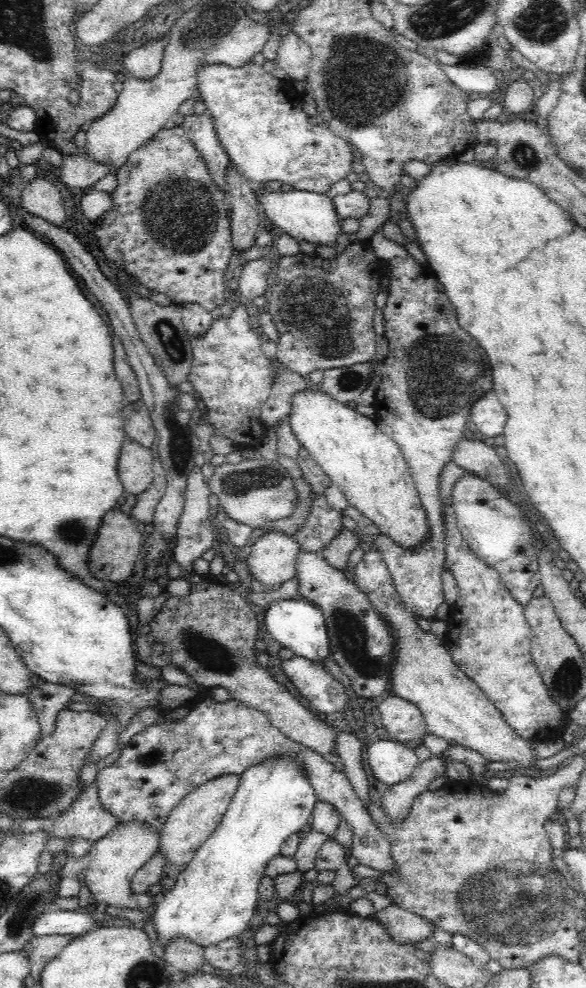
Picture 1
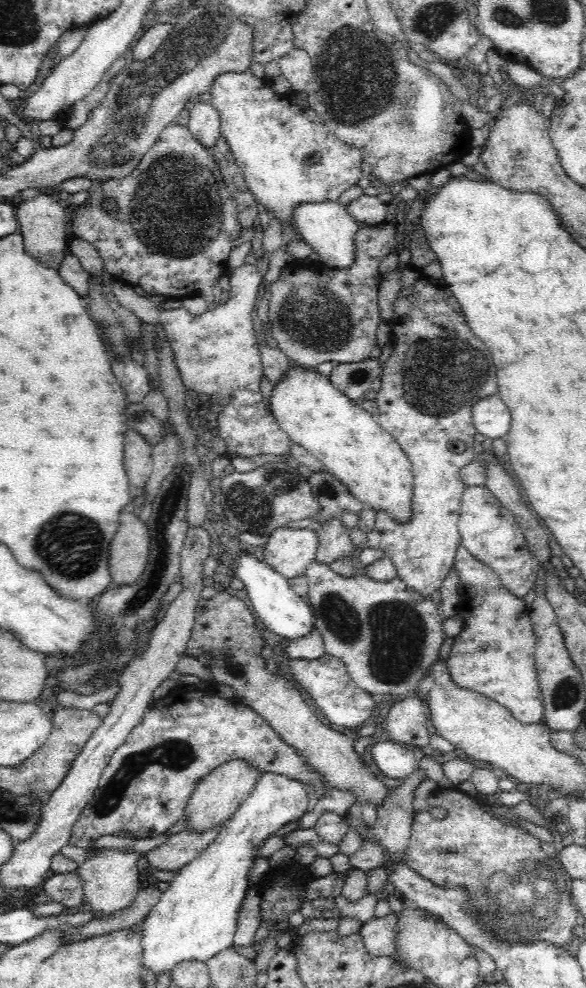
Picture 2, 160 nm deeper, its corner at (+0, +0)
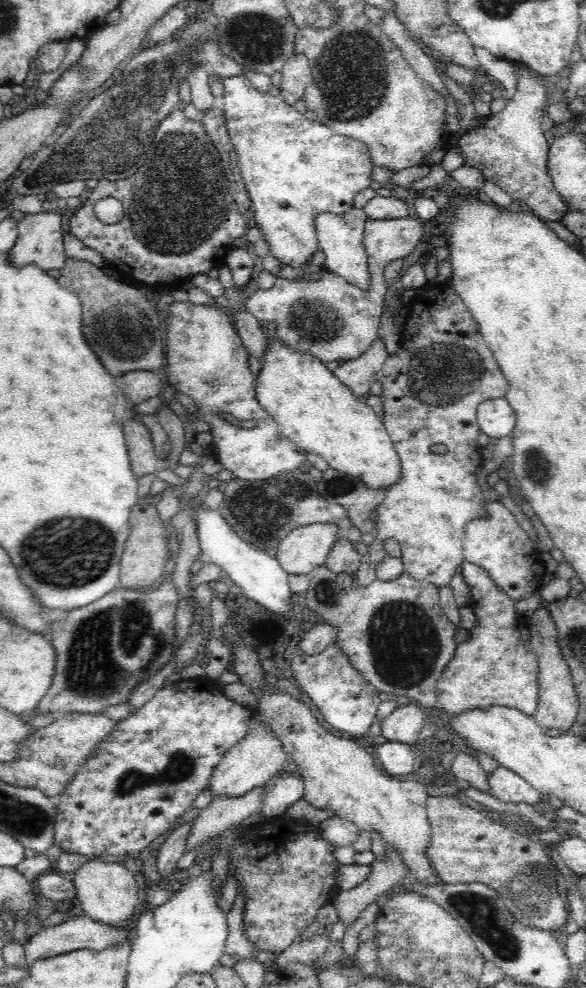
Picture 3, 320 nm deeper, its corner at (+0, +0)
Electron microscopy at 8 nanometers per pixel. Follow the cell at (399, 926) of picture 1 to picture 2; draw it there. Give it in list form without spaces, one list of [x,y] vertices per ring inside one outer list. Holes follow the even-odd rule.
[[[391,912],[384,918],[373,917],[359,929],[364,947],[370,957],[390,957],[394,955],[396,942],[396,915]]]

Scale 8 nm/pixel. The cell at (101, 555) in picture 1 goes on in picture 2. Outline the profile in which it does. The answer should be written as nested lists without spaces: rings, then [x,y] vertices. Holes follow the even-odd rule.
[[[125,509],[110,545],[110,574],[115,586],[139,581],[147,565],[150,530],[139,519],[137,510]]]

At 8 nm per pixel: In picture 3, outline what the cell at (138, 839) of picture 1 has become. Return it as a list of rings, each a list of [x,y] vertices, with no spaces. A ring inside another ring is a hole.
[[[87,860],[75,873],[71,874],[76,891],[78,907],[86,917],[94,922],[115,925],[128,920],[140,912],[138,883],[135,874],[128,871],[123,863],[106,863],[98,860]]]

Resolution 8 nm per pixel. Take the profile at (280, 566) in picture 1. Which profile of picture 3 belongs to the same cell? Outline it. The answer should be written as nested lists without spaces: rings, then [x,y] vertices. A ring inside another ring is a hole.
[[[312,523],[295,528],[277,547],[277,561],[287,574],[309,574],[327,561],[334,543],[344,535],[334,523]]]

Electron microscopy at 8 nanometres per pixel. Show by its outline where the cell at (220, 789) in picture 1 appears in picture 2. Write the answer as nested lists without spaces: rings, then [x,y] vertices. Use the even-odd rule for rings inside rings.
[[[233,759],[218,766],[196,785],[185,810],[185,815],[188,818],[187,827],[194,828],[194,832],[202,833],[210,826],[228,820],[264,774],[268,773],[260,771],[244,759]]]

